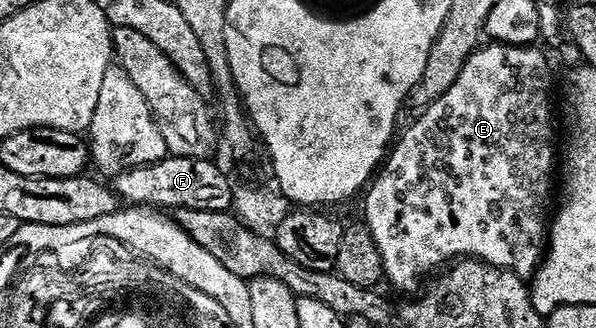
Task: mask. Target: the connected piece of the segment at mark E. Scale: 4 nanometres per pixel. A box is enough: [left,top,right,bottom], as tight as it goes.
[363,43,557,294]

